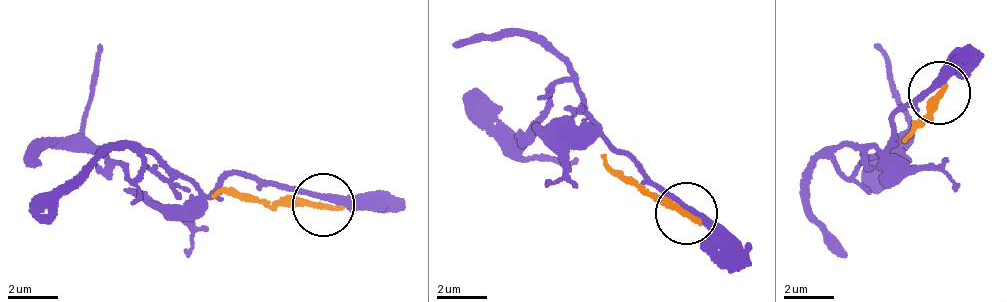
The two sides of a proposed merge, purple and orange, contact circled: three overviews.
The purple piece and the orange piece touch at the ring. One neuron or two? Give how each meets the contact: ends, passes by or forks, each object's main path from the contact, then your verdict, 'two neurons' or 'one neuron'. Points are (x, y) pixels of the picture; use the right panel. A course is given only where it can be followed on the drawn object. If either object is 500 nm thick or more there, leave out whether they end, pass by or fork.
purple passes by; orange ends; course purple (935, 89), (896, 111), (883, 152), (838, 144), (845, 180), (894, 147), (906, 130), (873, 44); course orange (941, 94), (906, 143); two neurons

